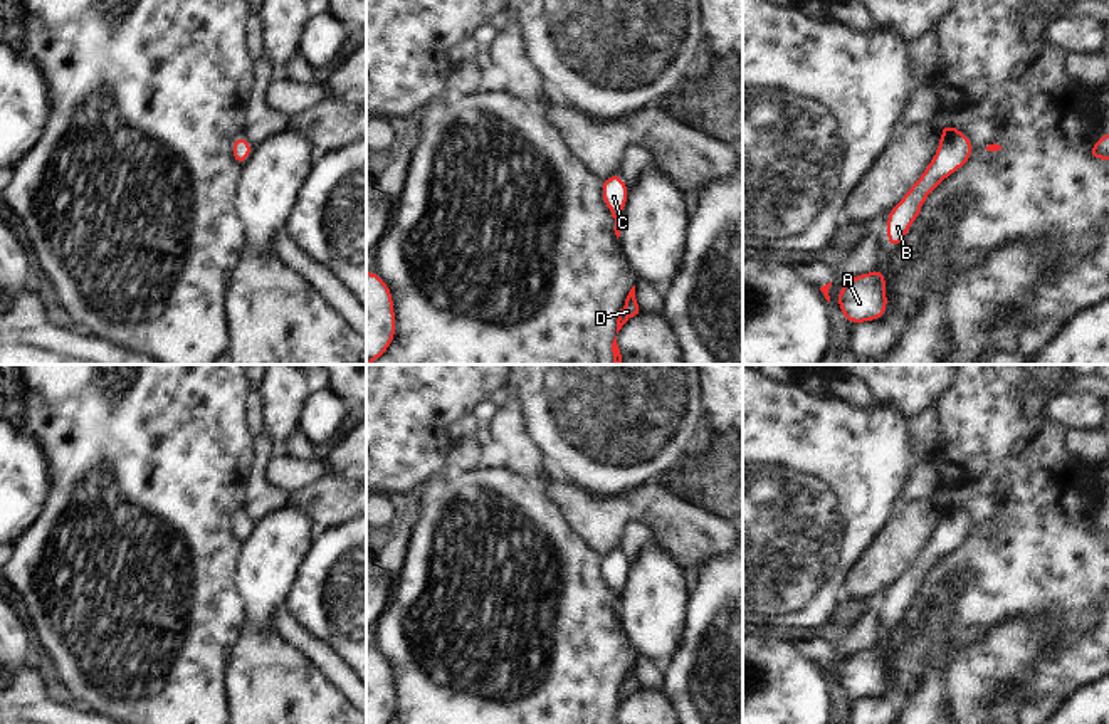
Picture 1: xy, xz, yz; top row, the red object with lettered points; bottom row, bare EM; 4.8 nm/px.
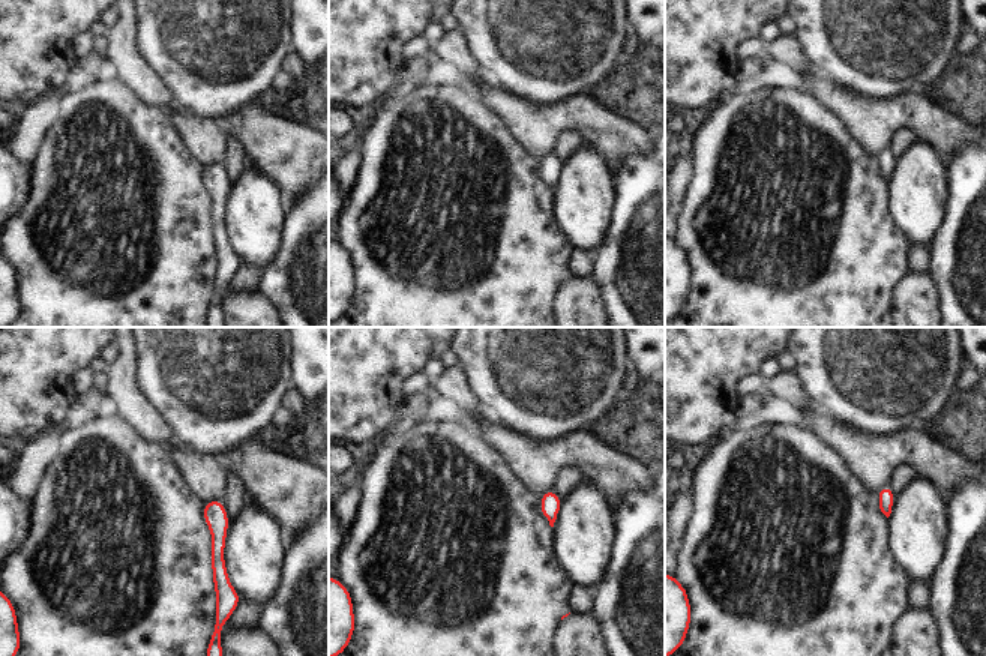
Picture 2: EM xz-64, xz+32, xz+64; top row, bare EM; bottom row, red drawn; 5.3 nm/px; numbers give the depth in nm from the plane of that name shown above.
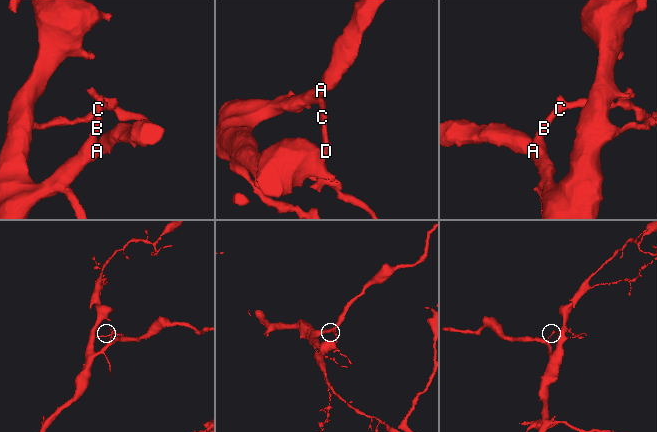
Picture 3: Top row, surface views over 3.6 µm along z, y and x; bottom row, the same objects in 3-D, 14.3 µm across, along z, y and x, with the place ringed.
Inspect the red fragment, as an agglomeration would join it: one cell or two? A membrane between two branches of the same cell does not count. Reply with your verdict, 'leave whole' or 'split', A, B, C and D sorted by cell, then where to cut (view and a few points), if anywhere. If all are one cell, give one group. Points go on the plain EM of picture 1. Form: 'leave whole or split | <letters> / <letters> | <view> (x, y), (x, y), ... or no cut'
leave whole | A B C D | no cut

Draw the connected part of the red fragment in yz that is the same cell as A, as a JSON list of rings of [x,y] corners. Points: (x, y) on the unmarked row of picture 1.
[[[877,642],[869,650],[859,650],[849,655],[842,662],[837,679],[847,699],[860,700],[864,697],[886,695],[886,648]]]

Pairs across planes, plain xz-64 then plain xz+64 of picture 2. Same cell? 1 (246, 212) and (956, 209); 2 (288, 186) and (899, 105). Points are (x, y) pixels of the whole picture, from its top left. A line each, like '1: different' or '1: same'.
1: different
2: same

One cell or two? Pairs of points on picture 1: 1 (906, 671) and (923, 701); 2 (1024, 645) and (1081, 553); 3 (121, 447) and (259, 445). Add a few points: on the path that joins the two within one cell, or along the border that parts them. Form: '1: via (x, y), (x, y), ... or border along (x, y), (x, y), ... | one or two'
1: border along (935, 652), (914, 692), (903, 706) | two
2: border along (1000, 622), (1022, 615), (1052, 620), (1064, 647) | two
3: border along (254, 440), (249, 476), (244, 484) | two

